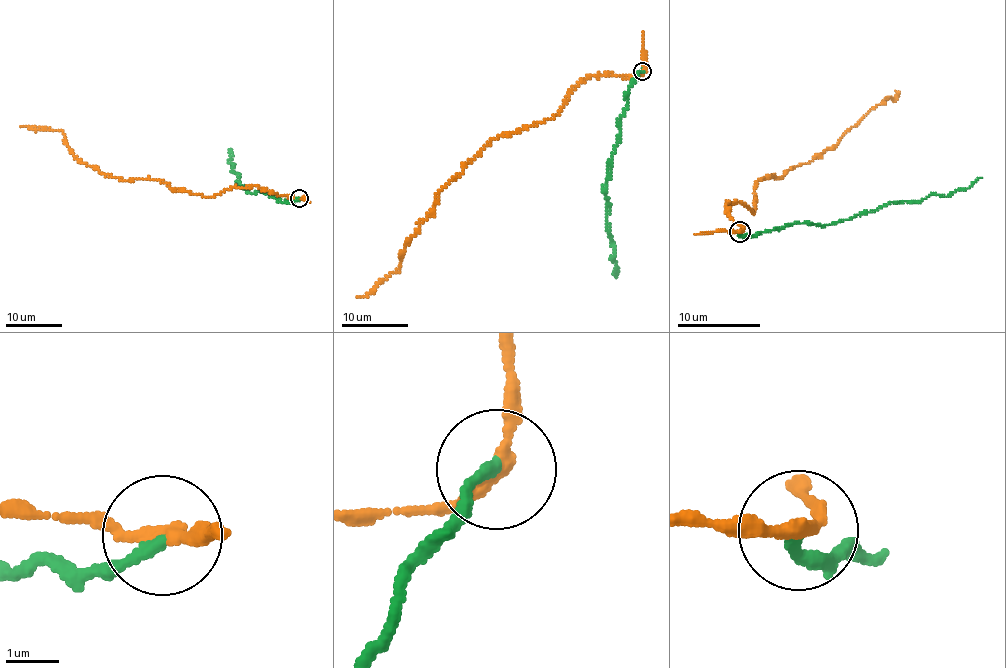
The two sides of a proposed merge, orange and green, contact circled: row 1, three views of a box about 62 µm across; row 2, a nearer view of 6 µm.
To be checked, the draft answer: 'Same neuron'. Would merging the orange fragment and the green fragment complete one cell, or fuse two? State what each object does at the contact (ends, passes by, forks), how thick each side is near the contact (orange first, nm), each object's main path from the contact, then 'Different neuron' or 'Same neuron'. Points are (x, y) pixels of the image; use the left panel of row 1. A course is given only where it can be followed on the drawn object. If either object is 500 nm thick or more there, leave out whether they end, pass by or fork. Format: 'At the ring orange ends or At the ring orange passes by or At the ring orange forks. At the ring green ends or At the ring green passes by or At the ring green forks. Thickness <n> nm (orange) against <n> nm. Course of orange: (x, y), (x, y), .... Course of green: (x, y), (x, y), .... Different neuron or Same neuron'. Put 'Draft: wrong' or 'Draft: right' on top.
Draft: wrong
At the ring orange passes by. At the ring green ends. Thickness 220 nm (orange) against 200 nm. Course of orange: (299, 199), (256, 186), (215, 196), (119, 179), (80, 161), (61, 131), (21, 125). Course of green: (299, 199), (282, 202), (262, 191), (244, 189), (238, 183), (238, 173), (231, 171), (233, 165), (230, 150). Different neuron

